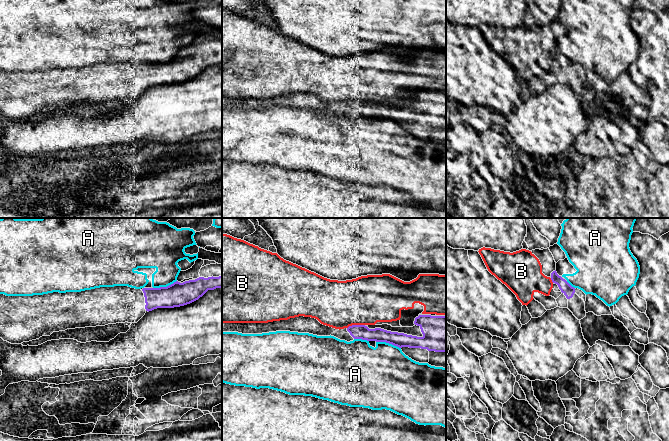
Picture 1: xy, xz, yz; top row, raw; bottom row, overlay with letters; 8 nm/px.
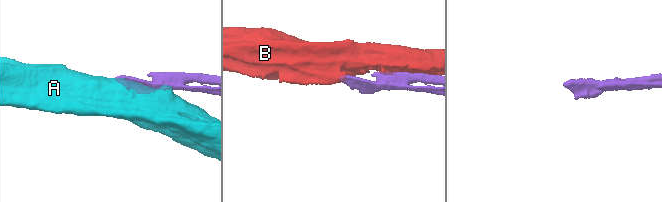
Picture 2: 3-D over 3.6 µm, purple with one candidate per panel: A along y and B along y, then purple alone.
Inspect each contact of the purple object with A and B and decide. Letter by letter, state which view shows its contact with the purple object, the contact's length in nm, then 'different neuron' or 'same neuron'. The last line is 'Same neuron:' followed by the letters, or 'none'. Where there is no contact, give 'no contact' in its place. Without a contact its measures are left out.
A: meets purple in xz; contact 200 nm long; different neuron
B: meets purple in xz; contact 150 nm long; different neuron
Same neuron: none

